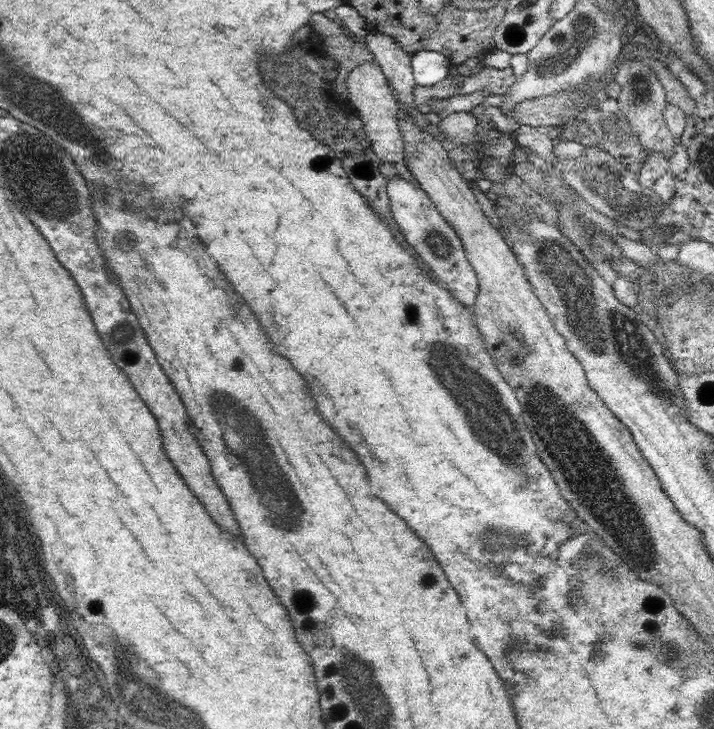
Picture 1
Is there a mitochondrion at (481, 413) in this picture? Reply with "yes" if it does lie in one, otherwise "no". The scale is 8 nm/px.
yes

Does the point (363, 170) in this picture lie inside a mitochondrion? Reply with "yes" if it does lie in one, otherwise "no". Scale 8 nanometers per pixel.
no

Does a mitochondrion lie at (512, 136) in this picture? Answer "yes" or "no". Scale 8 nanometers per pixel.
no

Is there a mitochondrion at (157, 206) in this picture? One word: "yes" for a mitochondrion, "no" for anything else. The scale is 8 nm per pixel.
yes

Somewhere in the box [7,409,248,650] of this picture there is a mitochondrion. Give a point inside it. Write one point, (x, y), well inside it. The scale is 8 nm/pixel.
(96, 608)

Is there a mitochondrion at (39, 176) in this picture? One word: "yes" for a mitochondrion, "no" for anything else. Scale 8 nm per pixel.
yes

